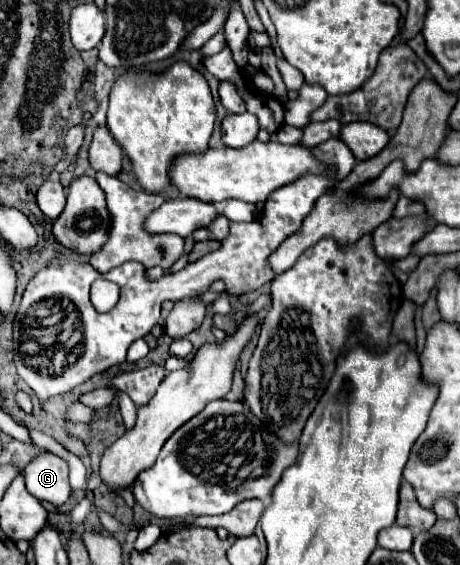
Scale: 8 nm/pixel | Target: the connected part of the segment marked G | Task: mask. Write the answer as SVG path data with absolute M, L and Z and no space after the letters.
M40 453L32 459L26 469L26 489L40 501L48 501L54 507L62 507L70 495L72 487L68 483L68 463L54 453Z

